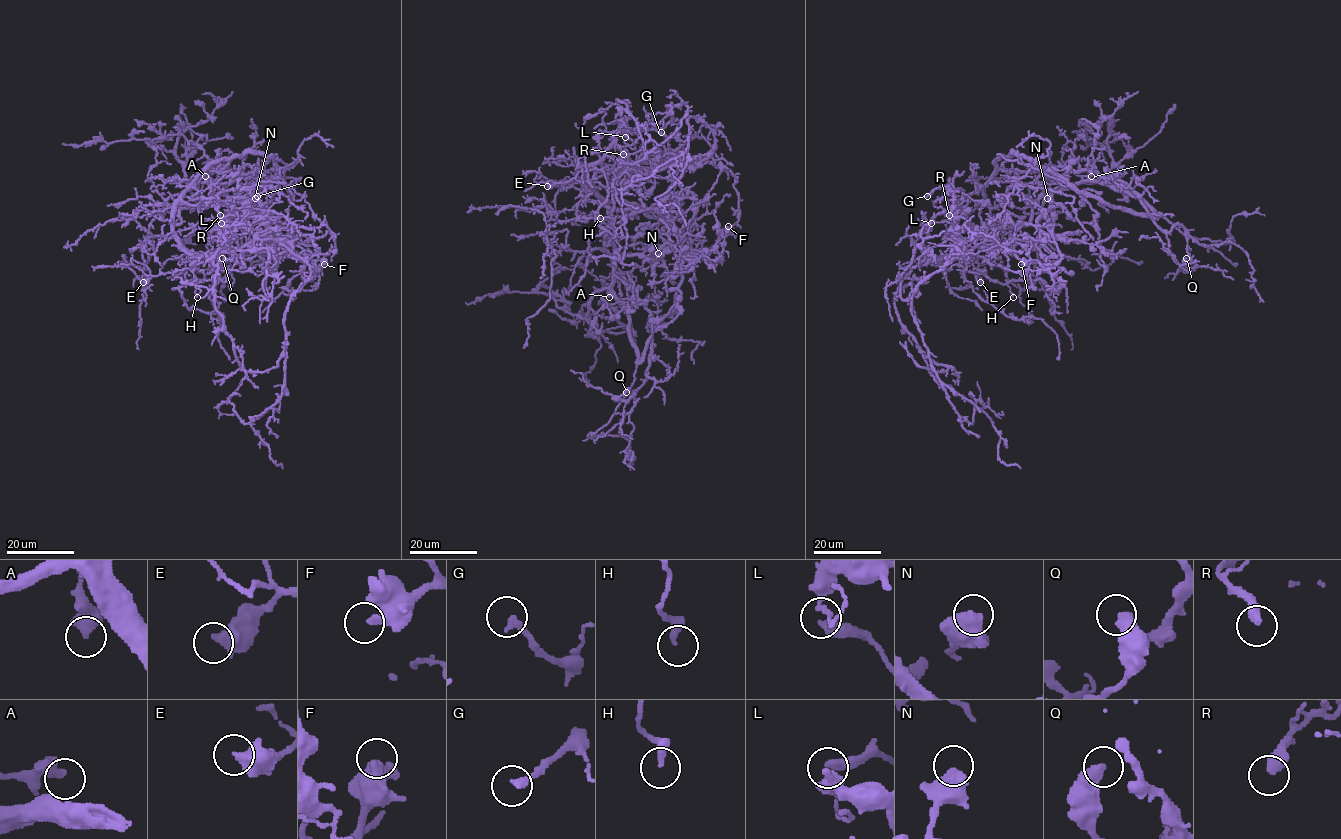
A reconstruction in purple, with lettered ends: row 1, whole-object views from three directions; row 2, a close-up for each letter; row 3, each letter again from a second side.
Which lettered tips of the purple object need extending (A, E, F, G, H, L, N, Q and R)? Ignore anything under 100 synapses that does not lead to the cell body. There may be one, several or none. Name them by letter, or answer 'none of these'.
none of these

